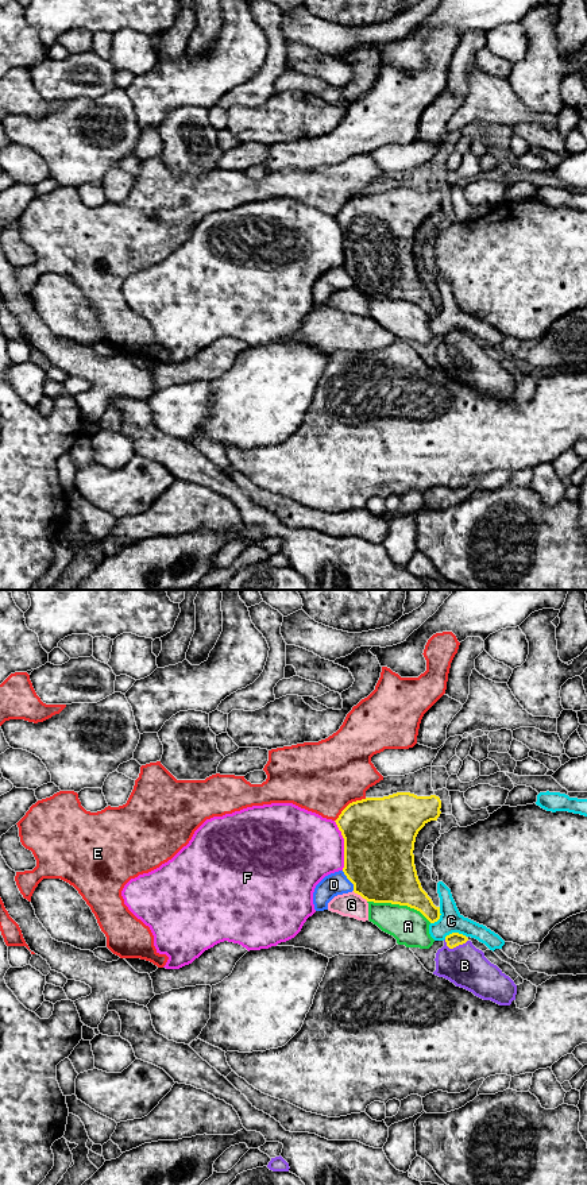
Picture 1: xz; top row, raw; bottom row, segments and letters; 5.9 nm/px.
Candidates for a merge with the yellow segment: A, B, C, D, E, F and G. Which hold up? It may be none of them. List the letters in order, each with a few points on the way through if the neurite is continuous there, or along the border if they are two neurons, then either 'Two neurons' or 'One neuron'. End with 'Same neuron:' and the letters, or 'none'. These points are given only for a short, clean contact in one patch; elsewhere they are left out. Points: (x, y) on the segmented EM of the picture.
A: Two neurons
B: Path across: xz (454, 940), (455, 946), (458, 958), (464, 965). One neuron
C: Two neurons
D: Two neurons
E: Two neurons
F: Two neurons
G: Two neurons
Same neuron: B

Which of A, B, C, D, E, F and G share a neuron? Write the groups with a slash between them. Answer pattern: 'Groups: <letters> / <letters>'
Groups: A / B / C / D / E / F / G

